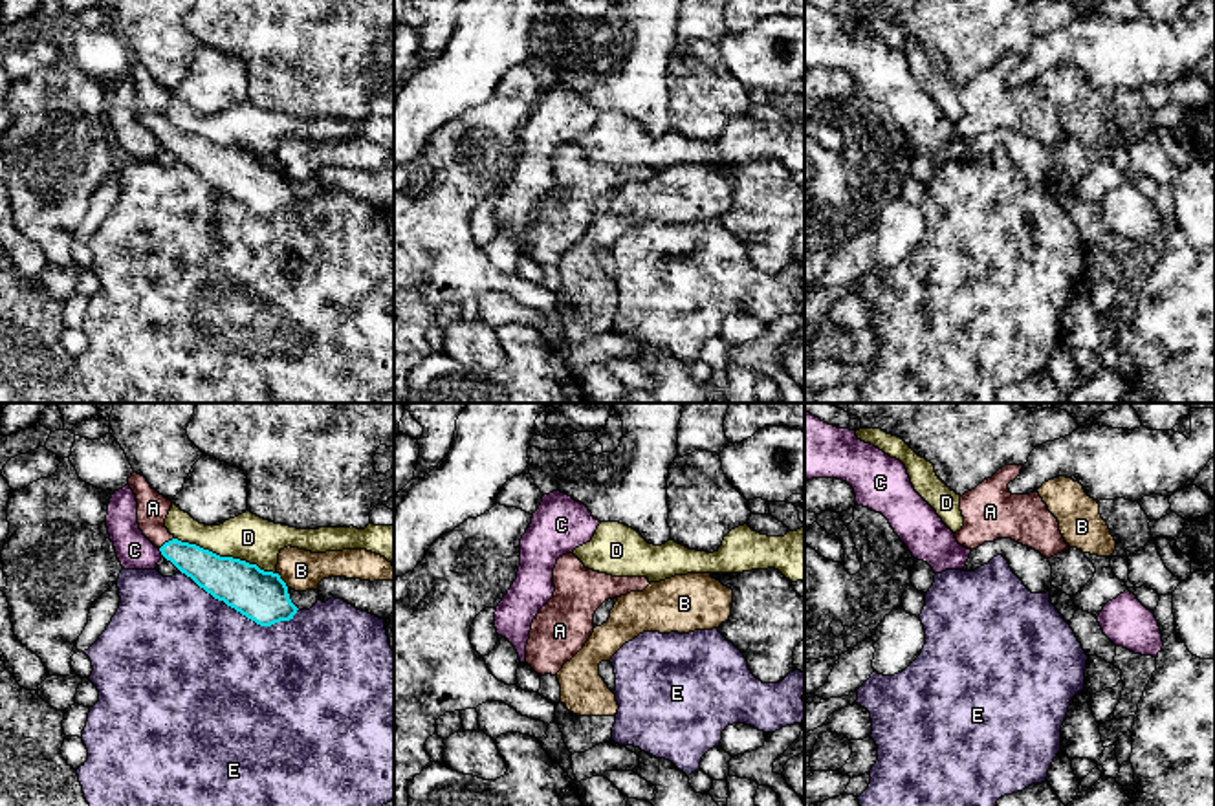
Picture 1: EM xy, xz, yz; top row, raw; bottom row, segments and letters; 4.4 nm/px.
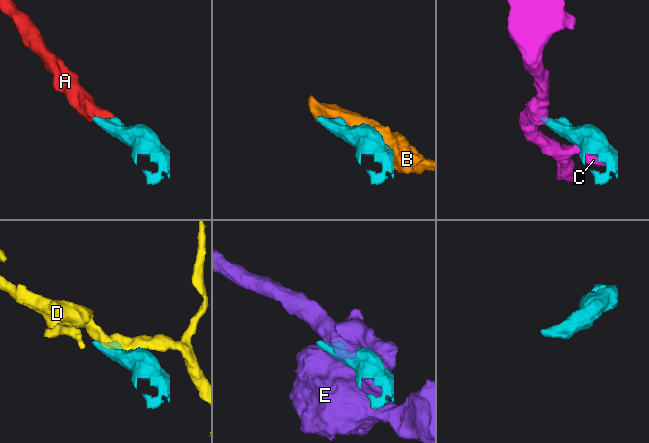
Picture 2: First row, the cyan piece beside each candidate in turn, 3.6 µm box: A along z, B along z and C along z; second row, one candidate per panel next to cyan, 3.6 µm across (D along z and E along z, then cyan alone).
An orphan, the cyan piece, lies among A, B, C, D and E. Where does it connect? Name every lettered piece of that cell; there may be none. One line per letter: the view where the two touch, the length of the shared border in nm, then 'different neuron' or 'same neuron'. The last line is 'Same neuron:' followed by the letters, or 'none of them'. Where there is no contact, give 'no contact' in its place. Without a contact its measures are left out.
A: xy | 80 nm | same neuron
B: xy | 90 nm | different neuron
C: xy | 50 nm | different neuron
D: xy | 480 nm | different neuron
E: xy | 550 nm | different neuron
Same neuron: A

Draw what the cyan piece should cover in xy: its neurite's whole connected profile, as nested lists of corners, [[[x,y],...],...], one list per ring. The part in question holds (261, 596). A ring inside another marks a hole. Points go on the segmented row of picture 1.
[[[132,473],[128,485],[137,500],[139,529],[181,573],[260,626],[293,619],[299,608],[279,573],[178,540],[165,528],[172,500],[152,489],[137,473]]]

